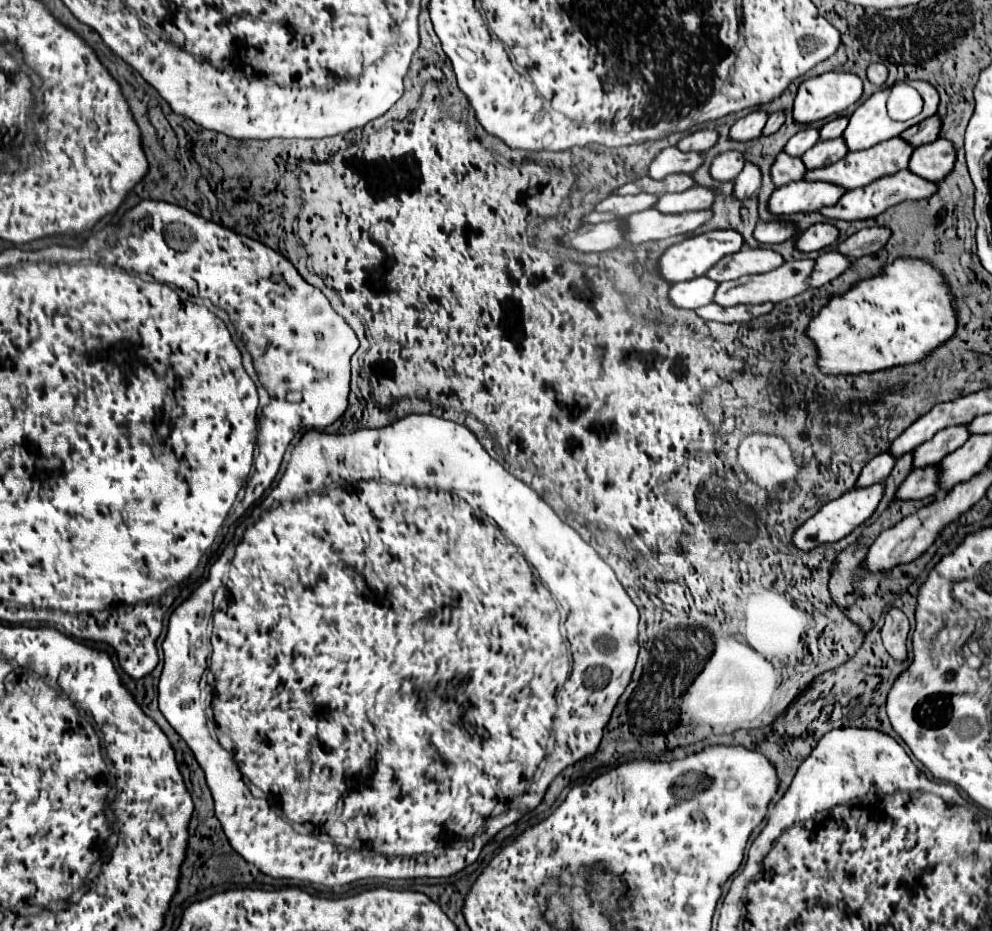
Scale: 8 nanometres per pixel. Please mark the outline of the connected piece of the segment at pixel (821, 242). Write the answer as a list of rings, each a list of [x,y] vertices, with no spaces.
[[[815,223],[809,229],[805,229],[799,237],[797,237],[797,249],[799,251],[821,251],[827,245],[833,245],[837,241],[837,227],[831,223]]]

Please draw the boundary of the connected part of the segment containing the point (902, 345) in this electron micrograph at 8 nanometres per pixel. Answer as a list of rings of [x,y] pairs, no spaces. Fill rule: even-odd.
[[[897,259],[879,277],[833,297],[807,327],[819,349],[823,373],[861,373],[921,361],[955,331],[955,313],[945,279],[919,259]]]

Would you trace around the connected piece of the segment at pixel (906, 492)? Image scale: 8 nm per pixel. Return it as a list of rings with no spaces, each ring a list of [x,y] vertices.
[[[939,465],[917,467],[897,489],[897,499],[925,499],[939,493]]]

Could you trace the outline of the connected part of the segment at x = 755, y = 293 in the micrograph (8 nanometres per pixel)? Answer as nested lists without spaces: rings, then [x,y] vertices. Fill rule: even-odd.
[[[813,259],[787,261],[787,263],[783,263],[781,267],[777,267],[775,271],[769,271],[769,273],[743,275],[739,279],[719,283],[713,301],[717,301],[723,307],[731,307],[731,305],[739,305],[739,303],[747,305],[747,303],[765,303],[765,301],[771,301],[771,303],[787,301],[787,299],[791,299],[791,297],[795,297],[795,295],[799,295],[799,293],[809,289],[809,277],[813,273],[813,267],[815,267]]]

